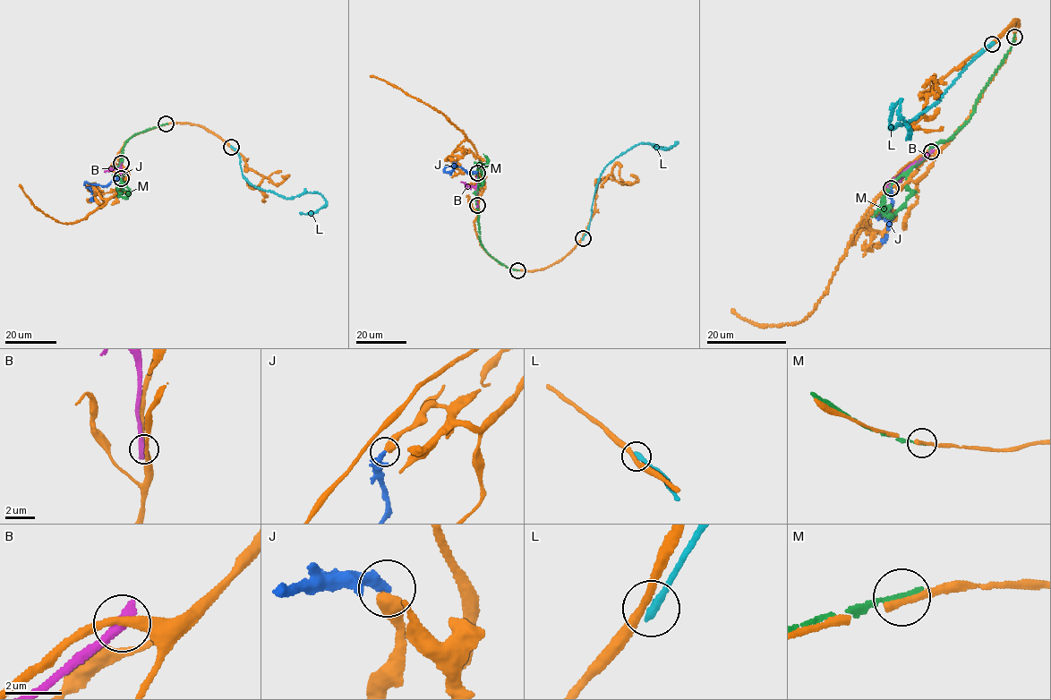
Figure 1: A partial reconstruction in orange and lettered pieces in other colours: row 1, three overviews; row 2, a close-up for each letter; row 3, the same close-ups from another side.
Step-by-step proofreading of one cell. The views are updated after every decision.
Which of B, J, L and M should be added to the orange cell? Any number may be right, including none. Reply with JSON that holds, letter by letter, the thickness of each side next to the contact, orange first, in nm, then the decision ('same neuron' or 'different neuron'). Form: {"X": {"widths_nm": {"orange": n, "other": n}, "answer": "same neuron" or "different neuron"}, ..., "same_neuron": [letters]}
{"B": {"widths_nm": {"orange": 260, "other": 480}, "answer": "different neuron"}, "J": {"widths_nm": {"orange": 550, "other": 360}, "answer": "different neuron"}, "L": {"widths_nm": {"orange": 280, "other": 360}, "answer": "different neuron"}, "M": {"widths_nm": {"orange": 320, "other": 220}, "answer": "different neuron"}, "same_neuron": []}

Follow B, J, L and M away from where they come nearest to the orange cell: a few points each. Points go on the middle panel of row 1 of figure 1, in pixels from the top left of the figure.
B: (477, 205), (475, 170)
J: (477, 173), (466, 172), (460, 166), (446, 166), (444, 172), (451, 171), (456, 162)
L: (583, 238), (604, 168), (637, 144), (668, 149), (677, 142), (668, 148), (654, 148)
M: (517, 270), (490, 255), (480, 241), (477, 173), (479, 166), (489, 160), (478, 168), (484, 181)

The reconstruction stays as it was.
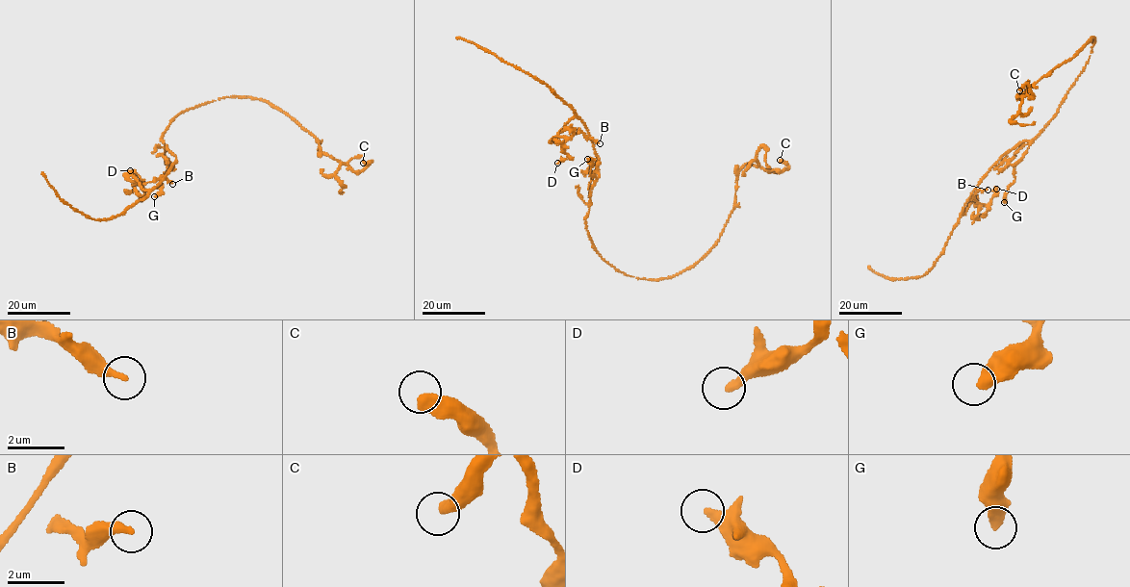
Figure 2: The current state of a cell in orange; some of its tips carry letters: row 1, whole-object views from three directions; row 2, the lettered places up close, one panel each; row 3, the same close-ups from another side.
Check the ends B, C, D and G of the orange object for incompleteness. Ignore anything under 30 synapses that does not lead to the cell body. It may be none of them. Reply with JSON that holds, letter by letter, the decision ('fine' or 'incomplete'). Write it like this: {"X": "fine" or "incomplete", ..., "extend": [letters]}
{"B": "fine", "C": "fine", "D": "fine", "G": "fine", "extend": []}

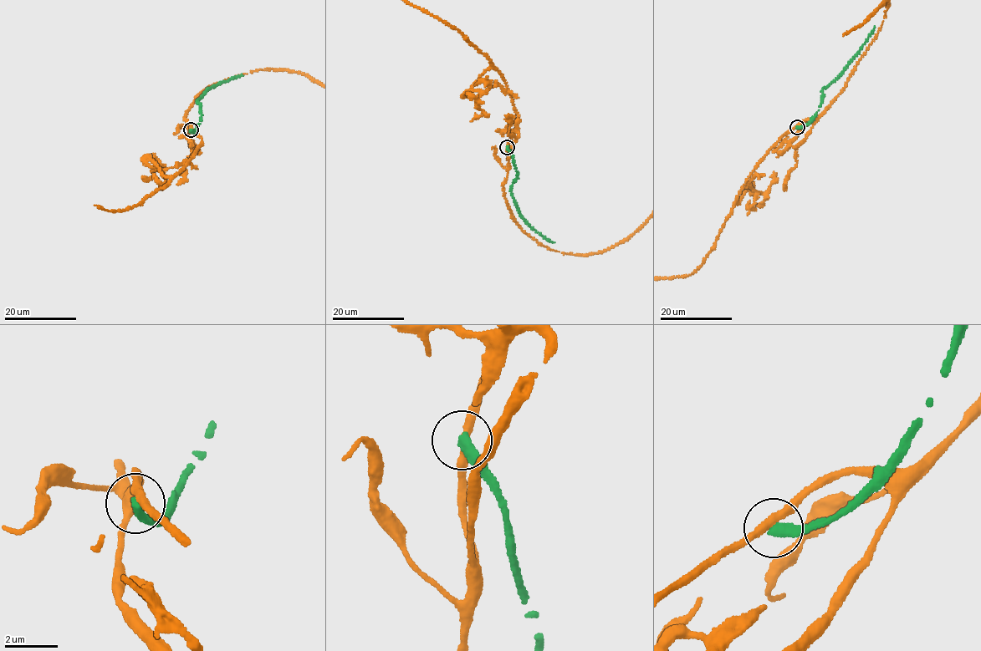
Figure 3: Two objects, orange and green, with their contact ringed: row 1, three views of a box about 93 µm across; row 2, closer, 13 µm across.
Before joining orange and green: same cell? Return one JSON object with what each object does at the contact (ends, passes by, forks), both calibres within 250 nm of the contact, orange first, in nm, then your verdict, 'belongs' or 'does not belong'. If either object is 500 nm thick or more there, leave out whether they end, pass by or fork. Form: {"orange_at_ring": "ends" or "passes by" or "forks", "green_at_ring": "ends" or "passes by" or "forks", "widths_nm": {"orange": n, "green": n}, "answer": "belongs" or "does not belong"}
{"orange_at_ring": "passes by", "green_at_ring": "ends", "widths_nm": {"orange": 300, "green": 440}, "answer": "does not belong"}

